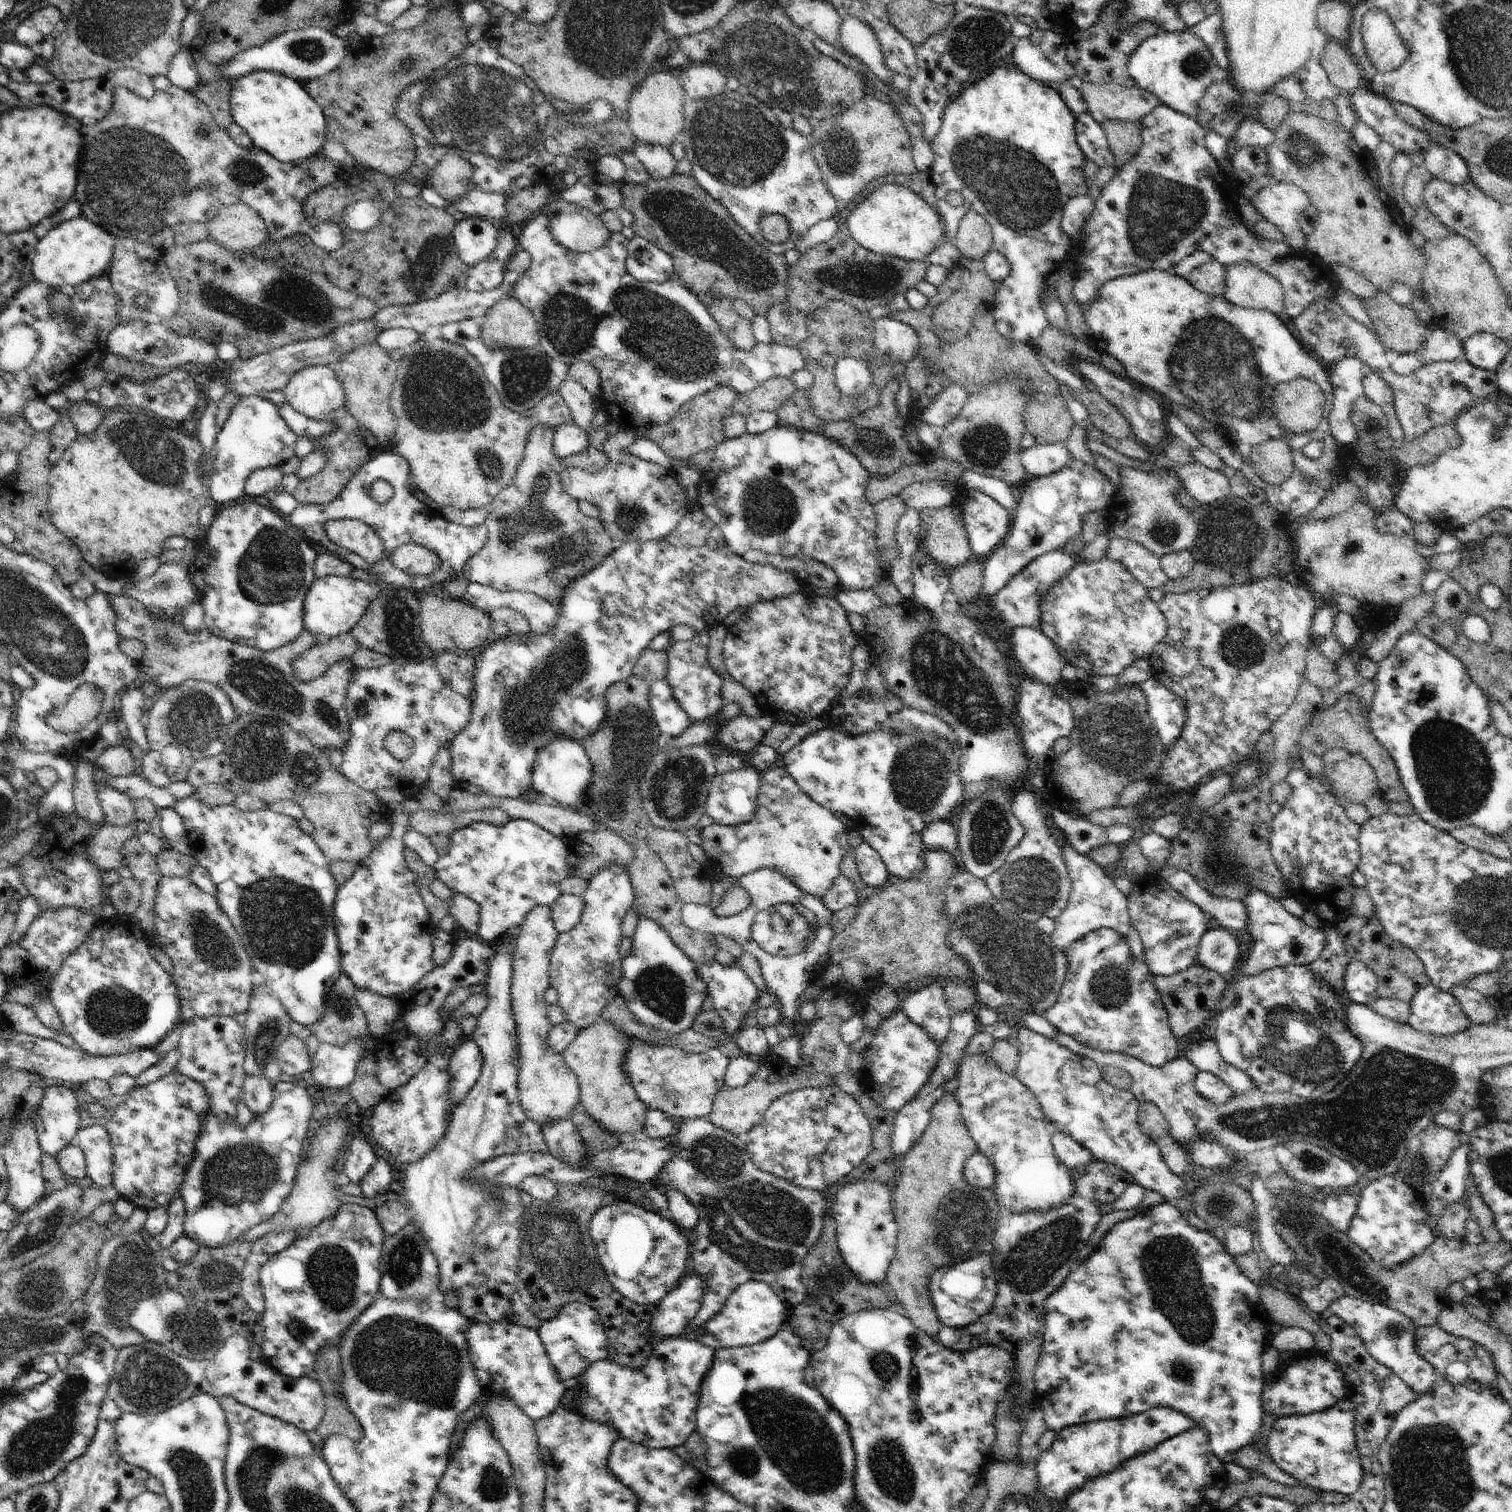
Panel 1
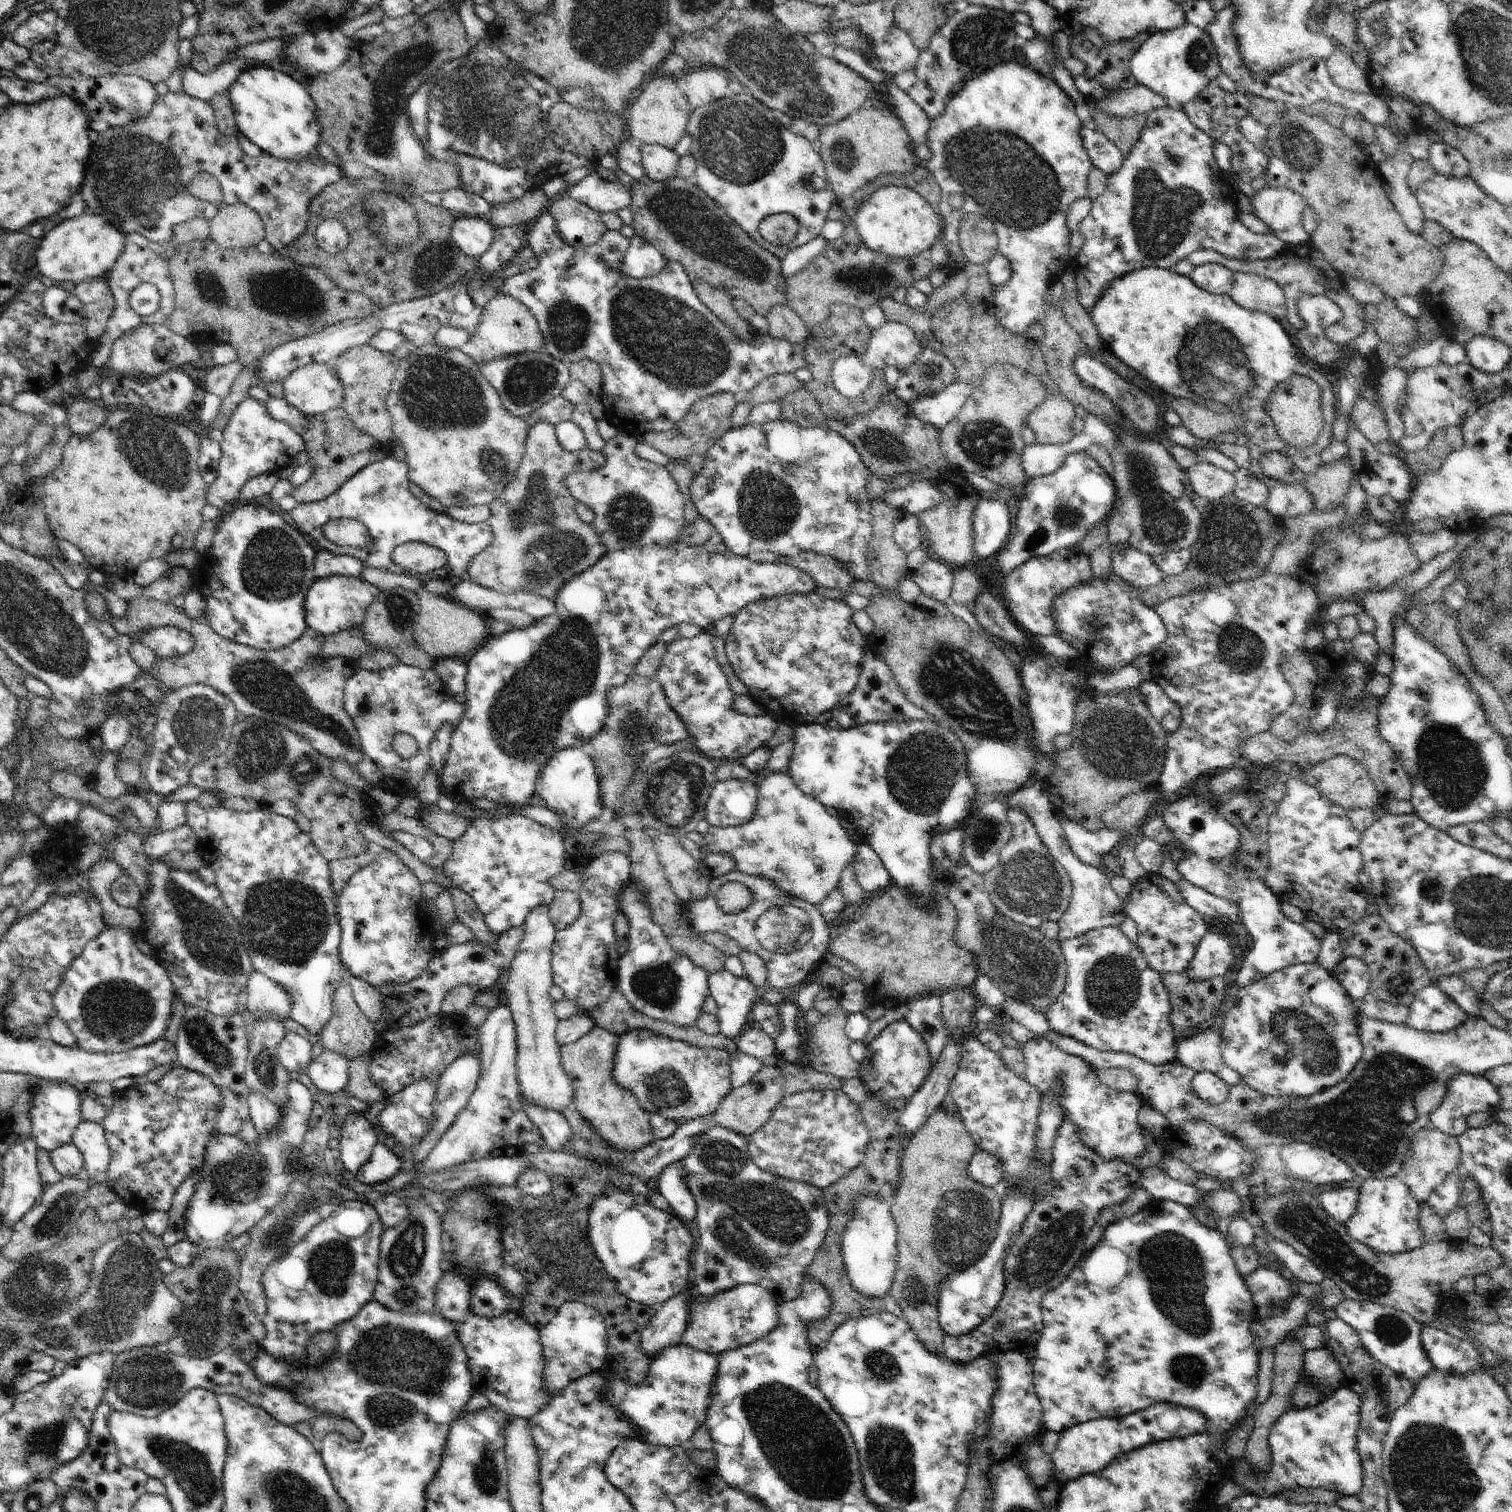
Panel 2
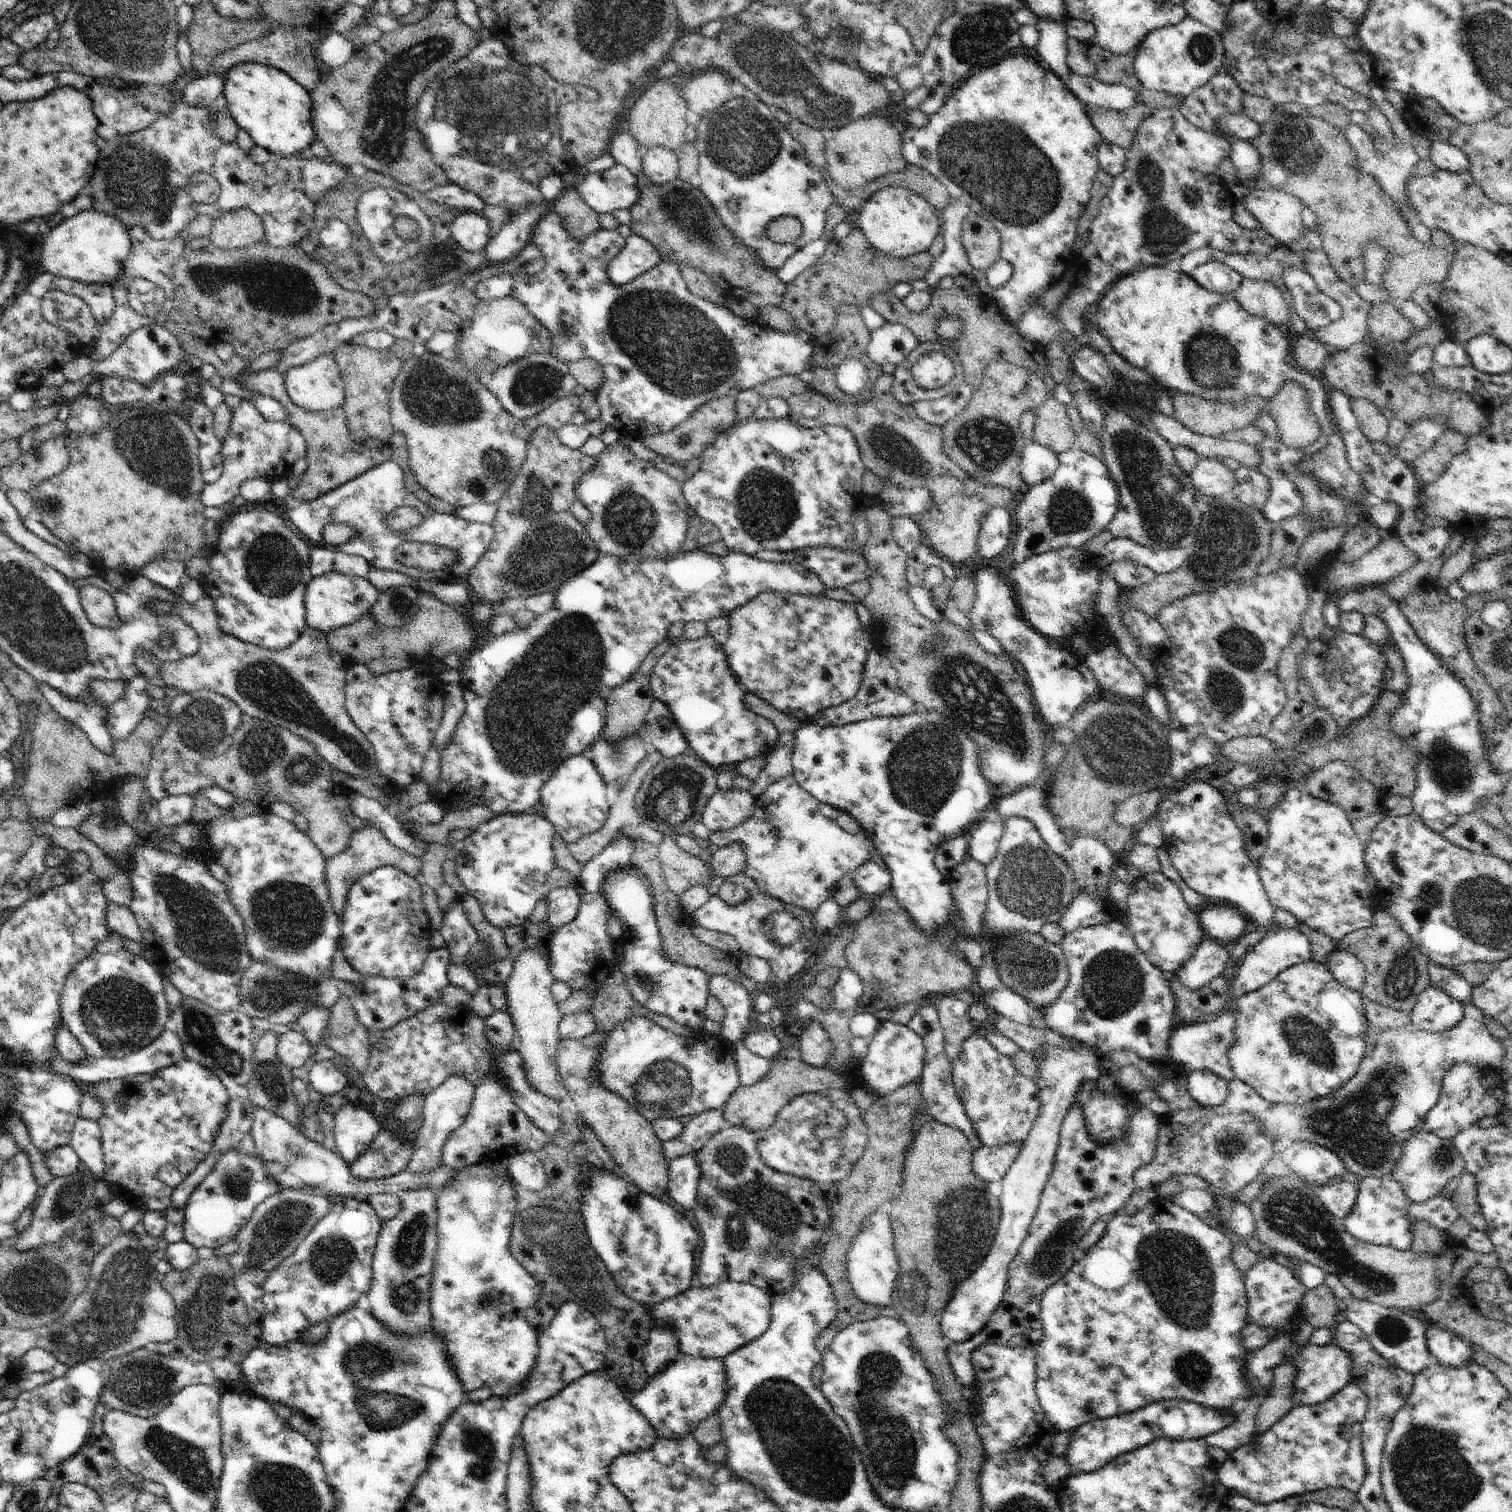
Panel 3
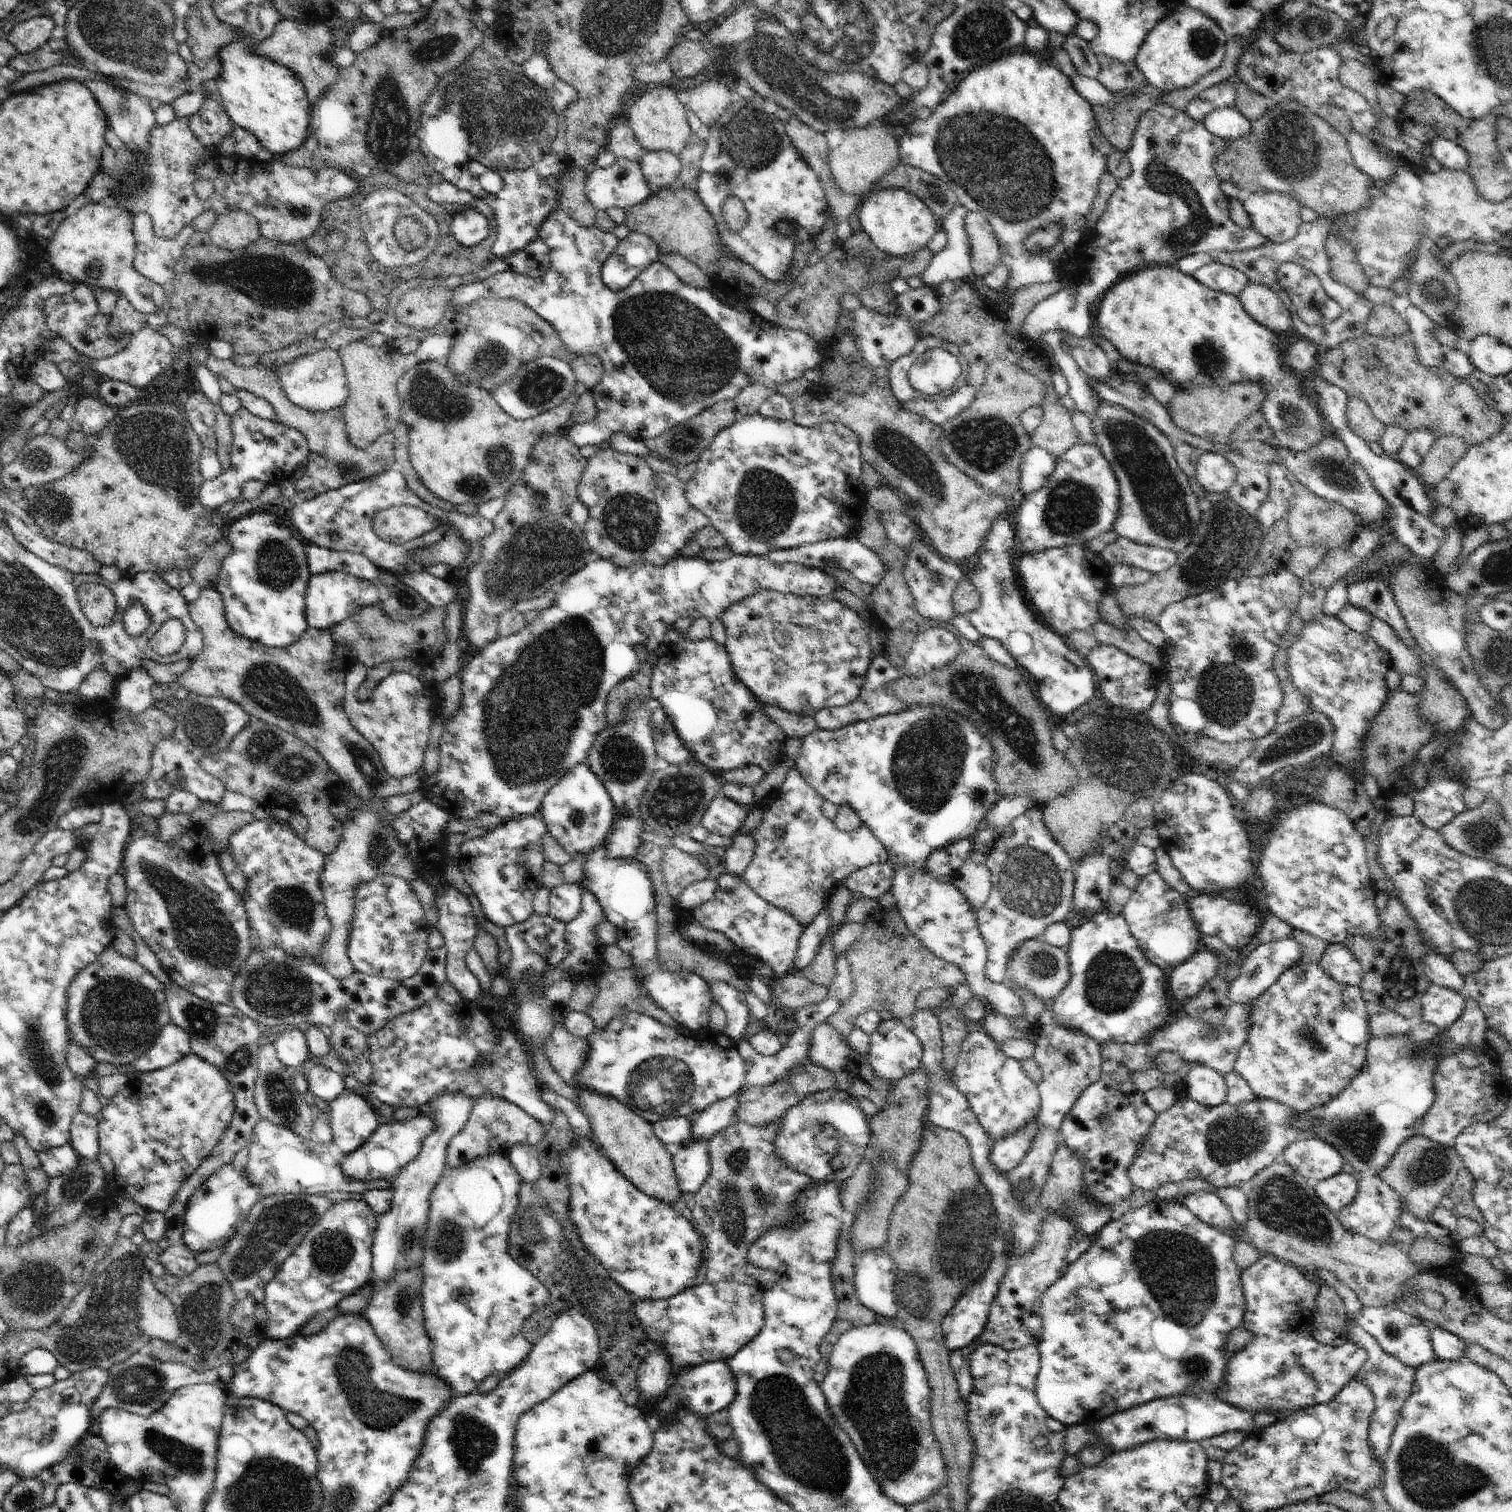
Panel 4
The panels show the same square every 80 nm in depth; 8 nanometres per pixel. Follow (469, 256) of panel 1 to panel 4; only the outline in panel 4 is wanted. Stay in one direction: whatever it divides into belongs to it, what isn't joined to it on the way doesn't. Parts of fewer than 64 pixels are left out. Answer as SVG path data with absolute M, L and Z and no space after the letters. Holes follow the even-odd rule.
M468 208L453 214L451 231L460 244L473 247L486 240L492 230L489 220L478 209Z

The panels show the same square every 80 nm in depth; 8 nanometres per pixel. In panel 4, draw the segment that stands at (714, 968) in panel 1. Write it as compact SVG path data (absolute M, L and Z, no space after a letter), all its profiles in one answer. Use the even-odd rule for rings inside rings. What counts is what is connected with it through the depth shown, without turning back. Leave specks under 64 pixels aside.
M716 981L710 986L713 1000L716 1001L726 1013L727 1025L725 1034L739 1042L745 1032L745 1028L752 1018L748 1009L748 1001L741 990L722 981Z

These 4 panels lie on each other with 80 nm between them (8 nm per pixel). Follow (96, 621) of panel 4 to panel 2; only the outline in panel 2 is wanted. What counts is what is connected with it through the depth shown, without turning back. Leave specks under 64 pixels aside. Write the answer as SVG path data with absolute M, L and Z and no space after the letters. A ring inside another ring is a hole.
M89 592L85 596L86 604L90 606L91 617L101 623L110 623L120 634L134 634L138 631L148 631L161 626L172 625L191 632L195 638L194 648L184 656L163 659L157 656L152 670L148 673L156 680L169 686L171 690L188 685L202 683L211 686L220 694L227 696L236 707L238 716L258 717L279 725L288 727L292 732L303 736L314 747L316 752L323 754L332 760L345 760L351 767L357 767L365 758L365 752L361 745L361 738L354 726L350 715L344 710L344 685L347 678L354 672L356 665L346 657L334 657L321 660L321 654L326 636L312 630L309 626L298 640L294 640L290 646L280 648L277 651L260 650L242 643L237 643L214 632L207 614L202 613L192 617L182 607L178 607L172 601L162 602L153 598L136 597L130 600L127 613L122 618L111 615L107 607L107 600L100 593Z

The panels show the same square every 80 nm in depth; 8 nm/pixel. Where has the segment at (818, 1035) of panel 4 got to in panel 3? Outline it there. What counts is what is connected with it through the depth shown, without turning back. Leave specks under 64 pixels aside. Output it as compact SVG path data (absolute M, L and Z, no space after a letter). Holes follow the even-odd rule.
M814 1021L799 1036L795 1055L812 1067L826 1067L835 1056L835 1042L829 1040L821 1023Z

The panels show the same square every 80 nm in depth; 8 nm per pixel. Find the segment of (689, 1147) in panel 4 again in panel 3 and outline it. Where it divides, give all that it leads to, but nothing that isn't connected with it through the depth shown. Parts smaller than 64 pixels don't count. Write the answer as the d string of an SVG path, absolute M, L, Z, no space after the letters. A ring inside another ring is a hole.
M690 1153L675 1158L669 1164L669 1183L667 1186L667 1195L675 1200L679 1206L679 1210L684 1207L685 1210L696 1209L697 1204L697 1188L701 1179L702 1169L697 1161L697 1154Z

